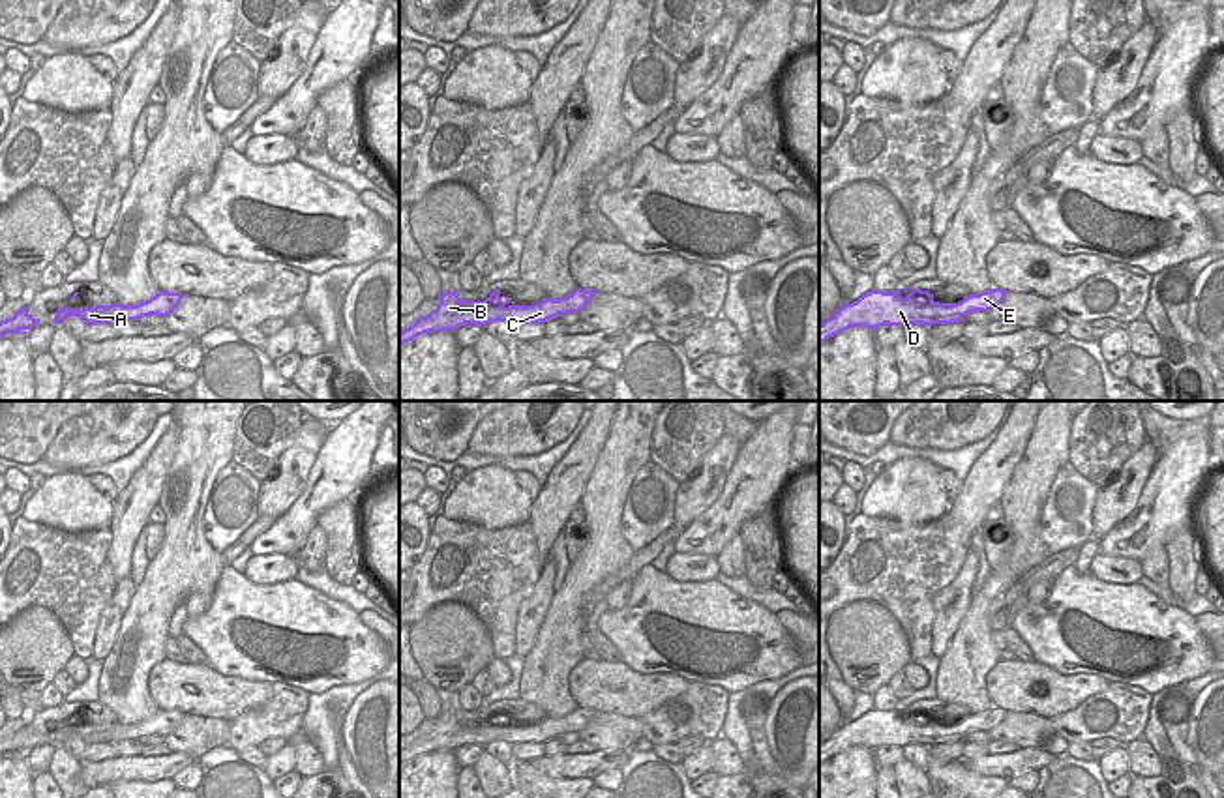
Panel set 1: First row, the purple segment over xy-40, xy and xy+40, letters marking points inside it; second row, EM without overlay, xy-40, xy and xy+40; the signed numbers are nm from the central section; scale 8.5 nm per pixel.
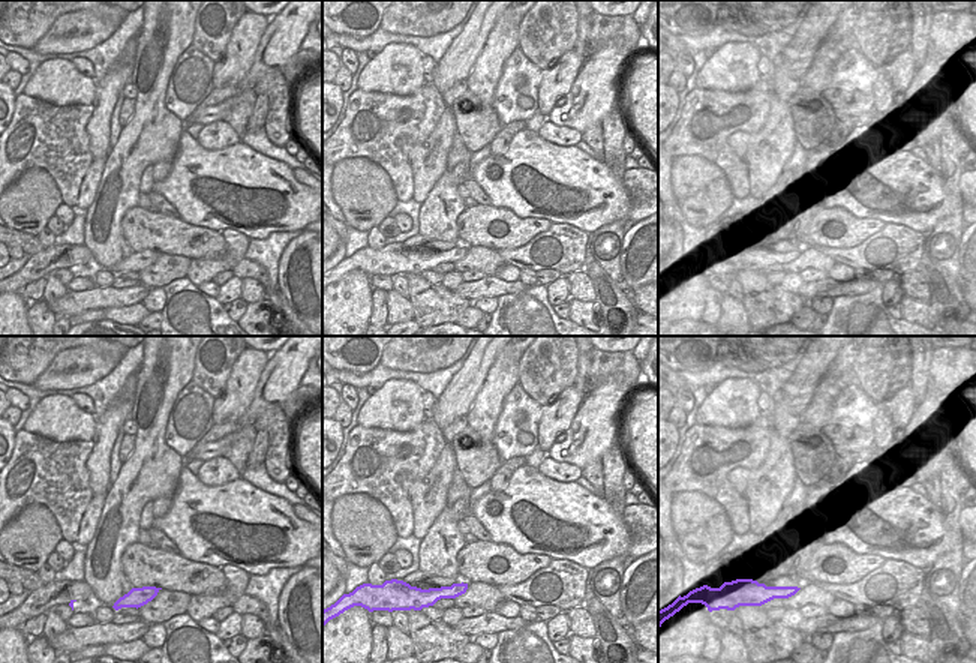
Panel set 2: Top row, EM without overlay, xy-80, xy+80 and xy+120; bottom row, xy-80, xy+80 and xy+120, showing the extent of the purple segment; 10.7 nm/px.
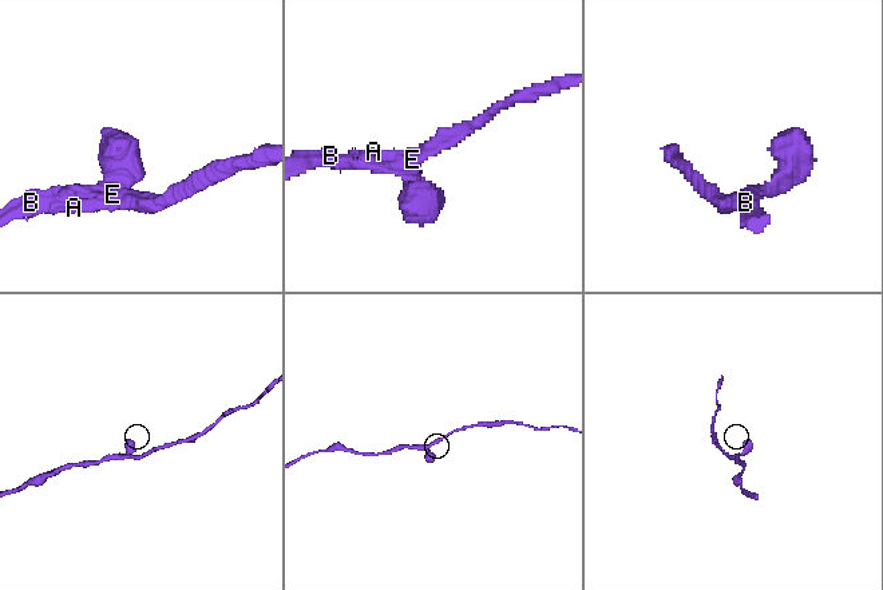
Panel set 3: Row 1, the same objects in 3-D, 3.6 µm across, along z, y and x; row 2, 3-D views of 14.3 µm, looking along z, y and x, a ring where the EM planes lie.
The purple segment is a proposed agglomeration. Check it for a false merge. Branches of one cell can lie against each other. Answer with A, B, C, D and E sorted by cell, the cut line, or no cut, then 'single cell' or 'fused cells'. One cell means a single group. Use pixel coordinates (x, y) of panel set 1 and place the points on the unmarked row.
A B C D E; no cut; single cell

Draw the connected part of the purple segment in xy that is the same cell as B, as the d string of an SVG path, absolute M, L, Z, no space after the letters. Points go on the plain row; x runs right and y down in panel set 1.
M575 708L559 719L544 717L532 725L512 725L512 717L504 721L500 710L493 710L484 721L467 721L459 717L459 712L448 710L439 716L440 723L435 731L399 751L399 764L429 751L454 751L465 744L487 746L497 740L506 744L544 744L564 732L579 732L596 714L600 712Z

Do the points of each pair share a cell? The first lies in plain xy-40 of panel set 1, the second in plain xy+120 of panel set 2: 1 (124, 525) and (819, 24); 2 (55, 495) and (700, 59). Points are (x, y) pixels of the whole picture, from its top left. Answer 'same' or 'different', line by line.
1: same
2: different

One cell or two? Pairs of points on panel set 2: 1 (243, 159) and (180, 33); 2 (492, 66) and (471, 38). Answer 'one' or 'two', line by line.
1: two
2: two

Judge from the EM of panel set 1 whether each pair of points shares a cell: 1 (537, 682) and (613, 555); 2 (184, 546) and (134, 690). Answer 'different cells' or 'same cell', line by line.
1: same cell
2: same cell

